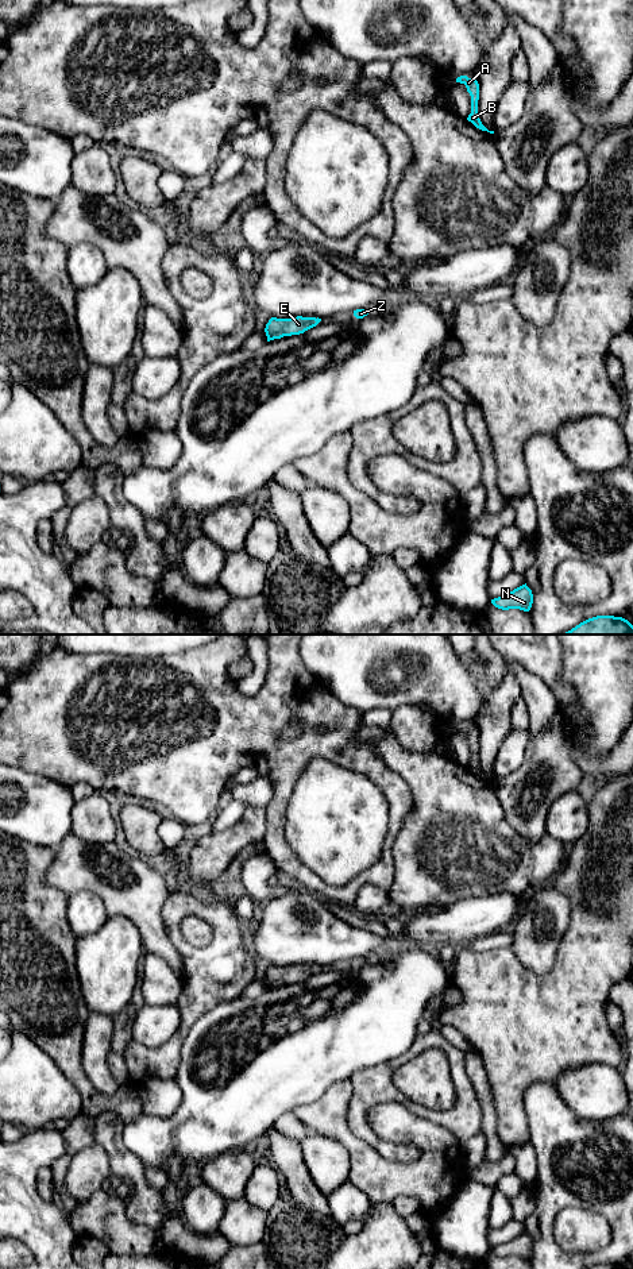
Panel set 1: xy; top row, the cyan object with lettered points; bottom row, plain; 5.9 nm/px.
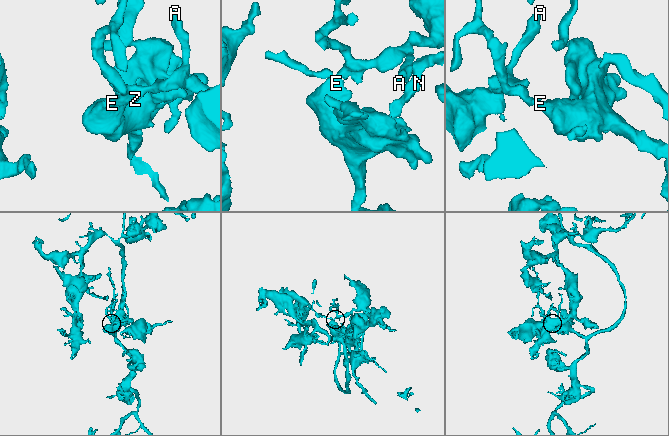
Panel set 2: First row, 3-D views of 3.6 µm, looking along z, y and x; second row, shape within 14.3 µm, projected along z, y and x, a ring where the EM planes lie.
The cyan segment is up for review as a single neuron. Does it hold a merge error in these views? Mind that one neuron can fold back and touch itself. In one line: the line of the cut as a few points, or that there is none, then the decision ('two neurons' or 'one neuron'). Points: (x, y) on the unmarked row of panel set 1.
no cut; one neuron

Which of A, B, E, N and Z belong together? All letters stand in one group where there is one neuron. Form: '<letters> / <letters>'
A B E N Z

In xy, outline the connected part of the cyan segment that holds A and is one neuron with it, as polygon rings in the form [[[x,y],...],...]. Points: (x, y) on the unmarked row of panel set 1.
[[[460,724],[456,726],[456,730],[464,732],[467,736],[467,740],[471,744],[471,761],[468,763],[467,768],[471,770],[476,776],[494,782],[494,779],[489,779],[479,767],[479,760],[478,760],[479,732],[478,729],[468,726],[467,724]]]

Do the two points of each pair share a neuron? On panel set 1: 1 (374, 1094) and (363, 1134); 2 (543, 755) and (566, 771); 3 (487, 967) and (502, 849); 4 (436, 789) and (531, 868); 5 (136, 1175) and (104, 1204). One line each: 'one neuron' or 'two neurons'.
1: one neuron
2: one neuron
3: two neurons
4: one neuron
5: two neurons

